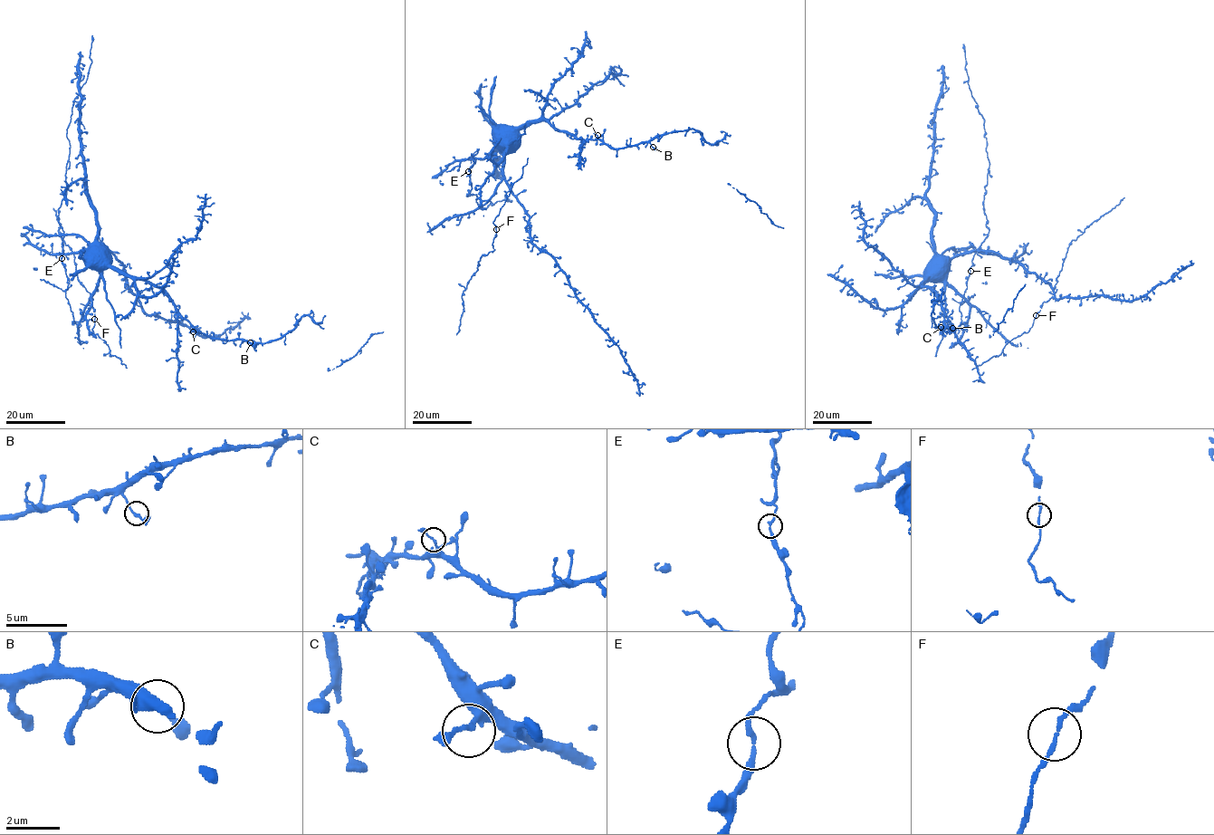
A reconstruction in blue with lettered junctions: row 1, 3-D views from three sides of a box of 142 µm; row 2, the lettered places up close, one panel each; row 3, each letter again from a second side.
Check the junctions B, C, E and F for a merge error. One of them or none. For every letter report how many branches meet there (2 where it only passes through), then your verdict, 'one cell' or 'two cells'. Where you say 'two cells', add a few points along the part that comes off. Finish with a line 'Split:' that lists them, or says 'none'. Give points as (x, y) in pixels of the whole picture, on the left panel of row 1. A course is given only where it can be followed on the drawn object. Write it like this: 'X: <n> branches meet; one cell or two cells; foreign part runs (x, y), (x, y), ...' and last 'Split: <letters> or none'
B: 2 branches meet; one cell
C: 2 branches meet; one cell
E: 2 branches meet; one cell
F: 2 branches meet; one cell
Split: none

